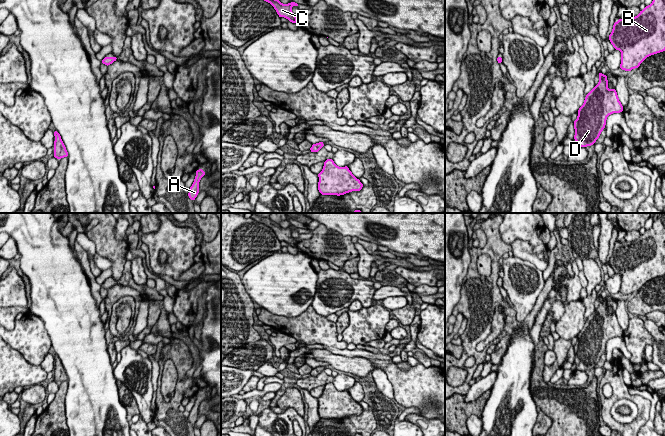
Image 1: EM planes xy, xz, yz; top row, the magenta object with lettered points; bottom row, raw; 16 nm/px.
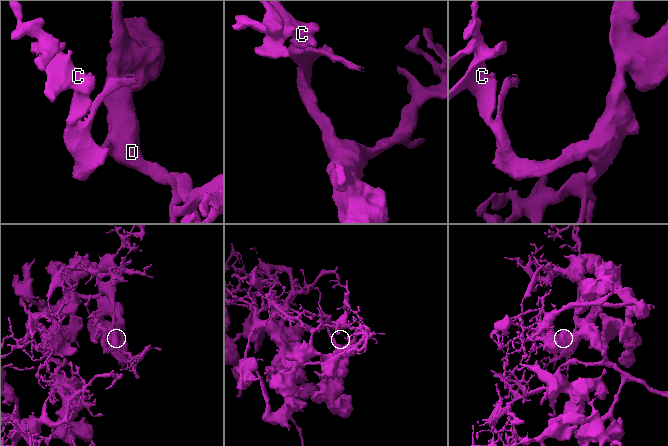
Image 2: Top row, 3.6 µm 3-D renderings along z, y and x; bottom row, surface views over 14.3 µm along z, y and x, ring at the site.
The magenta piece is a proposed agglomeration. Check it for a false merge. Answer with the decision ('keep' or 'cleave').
keep

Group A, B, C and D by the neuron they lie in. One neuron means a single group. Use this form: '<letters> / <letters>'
A B C D

